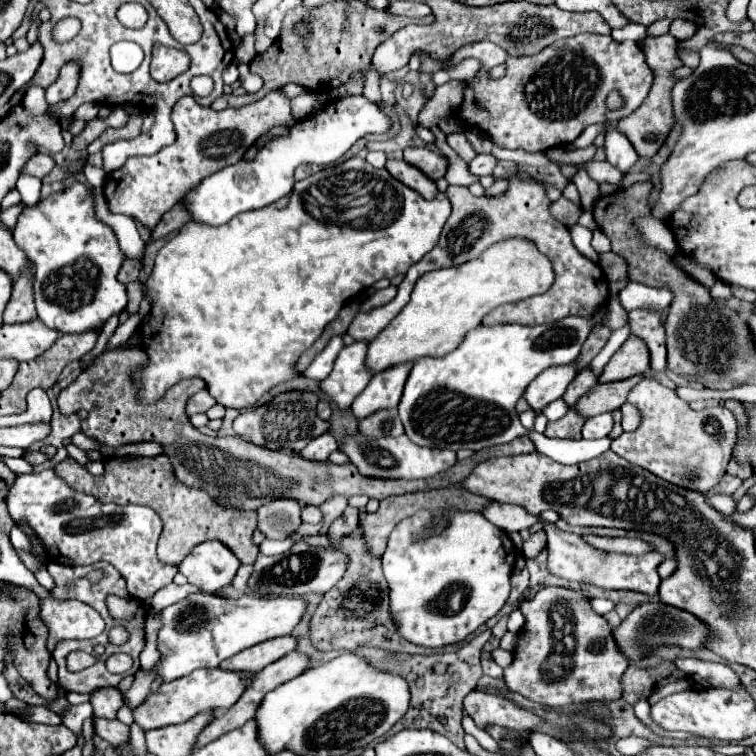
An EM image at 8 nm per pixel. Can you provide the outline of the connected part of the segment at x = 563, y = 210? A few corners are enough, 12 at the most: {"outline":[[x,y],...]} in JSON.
{"outline":[[559,197],[549,211],[563,225],[575,225],[579,209]]}

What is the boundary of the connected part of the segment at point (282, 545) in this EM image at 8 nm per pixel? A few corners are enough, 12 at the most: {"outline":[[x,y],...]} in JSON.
{"outline":[[295,537],[285,541],[263,541],[259,550],[275,556],[289,551]]}

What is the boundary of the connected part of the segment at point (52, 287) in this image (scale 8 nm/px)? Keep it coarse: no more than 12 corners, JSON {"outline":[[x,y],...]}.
{"outline":[[75,183],[13,229],[37,317],[101,329],[127,307],[125,255]]}

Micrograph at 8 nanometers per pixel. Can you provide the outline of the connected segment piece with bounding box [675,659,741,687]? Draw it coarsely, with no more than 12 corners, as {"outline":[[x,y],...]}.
{"outline":[[677,659],[689,675],[707,679],[713,687],[739,687],[729,665],[699,659]]}

